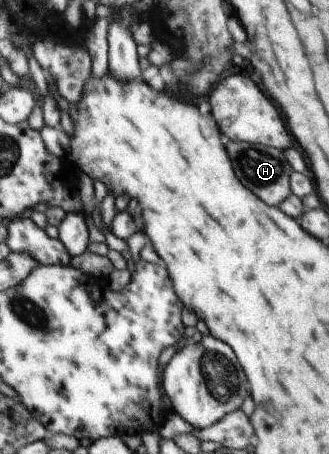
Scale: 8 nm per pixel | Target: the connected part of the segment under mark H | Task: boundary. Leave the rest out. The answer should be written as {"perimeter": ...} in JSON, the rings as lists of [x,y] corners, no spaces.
{"perimeter":[[[221,135],[221,143],[227,149],[229,161],[233,165],[233,173],[241,183],[247,183],[247,187],[251,187],[251,191],[255,191],[255,195],[259,195],[259,199],[263,199],[263,203],[277,207],[287,195],[289,195],[289,173],[291,173],[290,165],[285,161],[281,151],[275,151],[271,147],[263,147],[263,145],[251,145],[251,143],[243,142],[233,143],[229,139],[225,139]]]}

